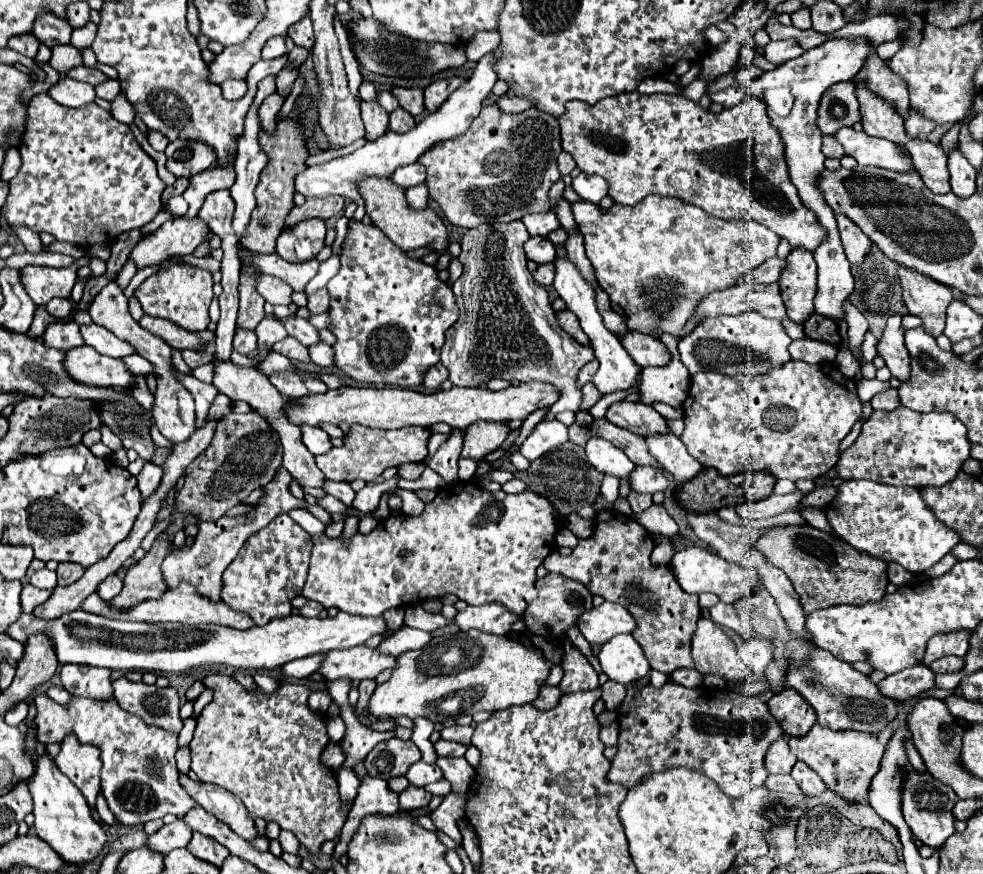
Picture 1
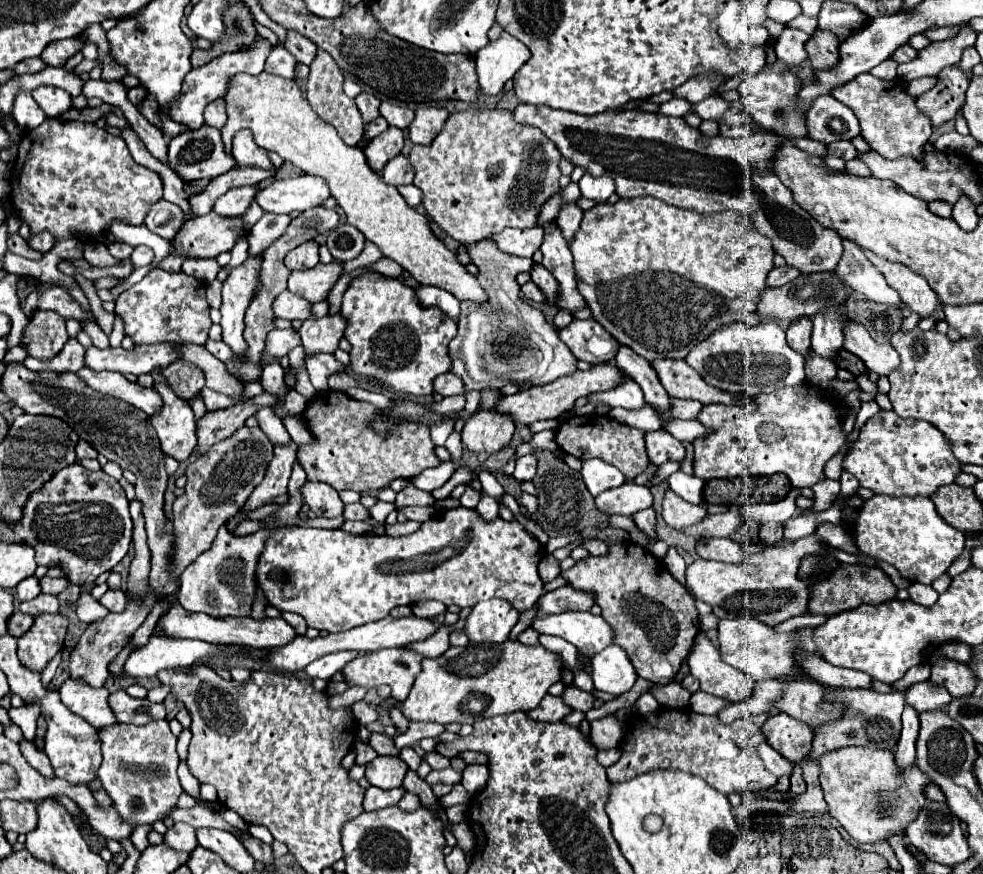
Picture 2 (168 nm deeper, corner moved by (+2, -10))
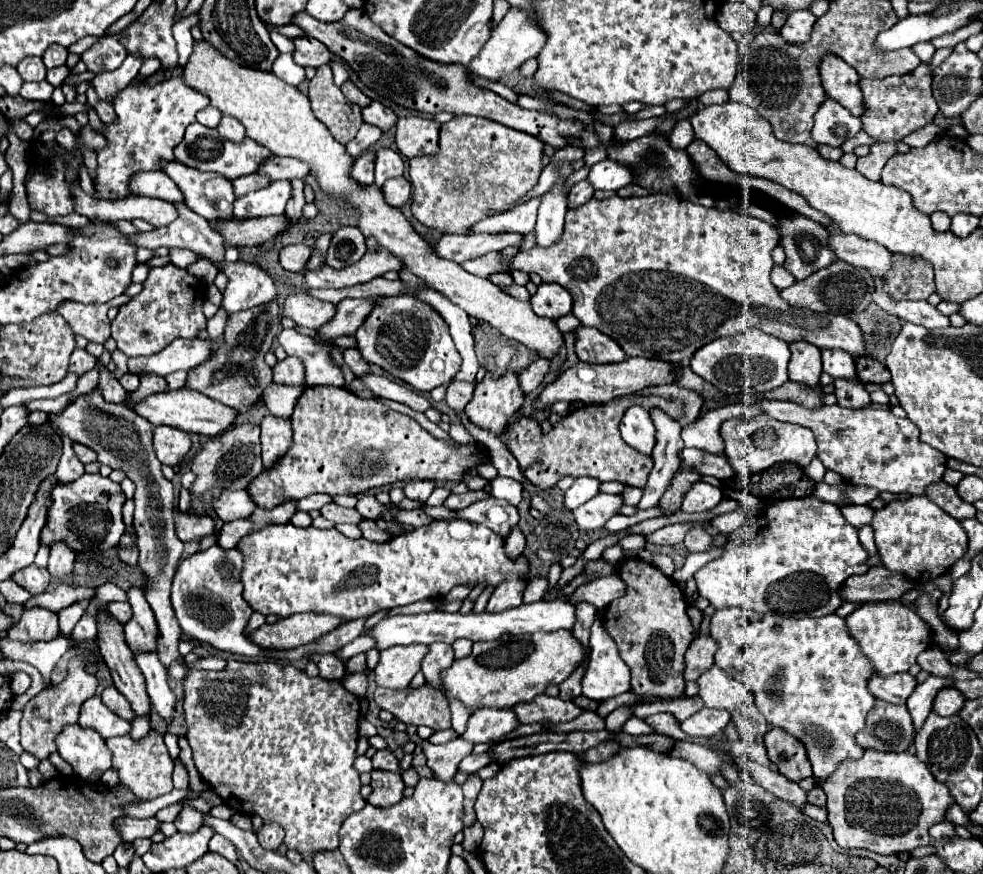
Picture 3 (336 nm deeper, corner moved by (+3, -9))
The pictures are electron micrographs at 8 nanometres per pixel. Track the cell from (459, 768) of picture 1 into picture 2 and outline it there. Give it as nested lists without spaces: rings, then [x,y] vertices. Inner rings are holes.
[[[435,752],[425,754],[425,760],[427,760],[427,764],[429,764],[433,770],[439,770],[439,768],[447,768],[447,766],[449,766],[449,758],[445,758],[445,756],[441,756],[441,754],[435,754]]]

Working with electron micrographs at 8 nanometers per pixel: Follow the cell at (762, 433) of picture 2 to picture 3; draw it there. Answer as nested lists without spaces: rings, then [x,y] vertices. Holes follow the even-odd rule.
[[[758,415],[752,419],[728,419],[722,423],[722,439],[726,443],[724,455],[734,467],[736,473],[762,473],[764,469],[772,467],[774,463],[796,463],[798,467],[808,467],[810,461],[816,457],[818,445],[816,437],[810,429],[794,423],[782,423],[776,419],[770,419],[766,415]]]

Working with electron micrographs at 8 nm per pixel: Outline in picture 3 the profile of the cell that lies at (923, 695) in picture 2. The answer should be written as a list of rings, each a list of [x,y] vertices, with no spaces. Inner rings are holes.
[[[942,687],[942,689],[938,691],[936,699],[934,699],[934,711],[936,711],[938,715],[956,715],[956,713],[962,709],[964,701],[966,701],[966,699],[964,699],[962,693],[958,693],[956,689],[952,689],[952,687]]]

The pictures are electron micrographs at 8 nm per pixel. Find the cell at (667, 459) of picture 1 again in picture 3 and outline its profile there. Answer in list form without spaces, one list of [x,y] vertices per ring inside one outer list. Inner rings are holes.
[[[696,481],[692,487],[684,493],[682,499],[682,511],[686,513],[700,513],[700,511],[710,511],[722,501],[722,491],[710,483]]]

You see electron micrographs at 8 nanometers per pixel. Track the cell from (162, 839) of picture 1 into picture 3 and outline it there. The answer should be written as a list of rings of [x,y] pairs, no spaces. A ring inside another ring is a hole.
[[[184,809],[176,817],[174,825],[176,825],[176,829],[180,833],[194,833],[194,831],[198,831],[202,827],[202,813],[196,811],[196,809]]]

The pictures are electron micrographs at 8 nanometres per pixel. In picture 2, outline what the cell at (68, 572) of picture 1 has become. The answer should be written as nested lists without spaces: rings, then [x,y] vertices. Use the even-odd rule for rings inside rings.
[[[43,576],[43,578],[39,578],[39,584],[41,584],[41,590],[43,590],[43,592],[47,592],[47,594],[59,594],[59,592],[65,590],[67,580],[65,580],[65,578]]]

